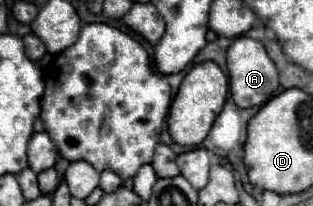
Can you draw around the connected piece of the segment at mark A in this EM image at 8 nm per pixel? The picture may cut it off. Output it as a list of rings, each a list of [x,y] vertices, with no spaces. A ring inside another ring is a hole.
[[[238,36],[228,48],[228,74],[230,74],[230,94],[238,108],[262,106],[272,98],[278,88],[278,70],[270,60],[266,48],[248,36]]]

